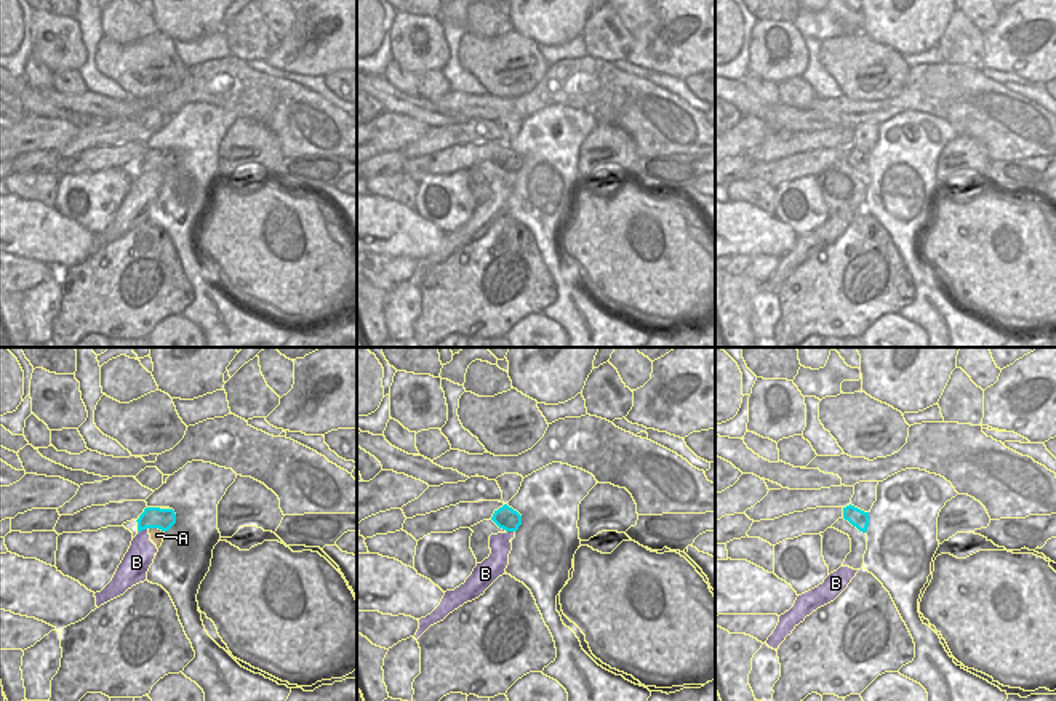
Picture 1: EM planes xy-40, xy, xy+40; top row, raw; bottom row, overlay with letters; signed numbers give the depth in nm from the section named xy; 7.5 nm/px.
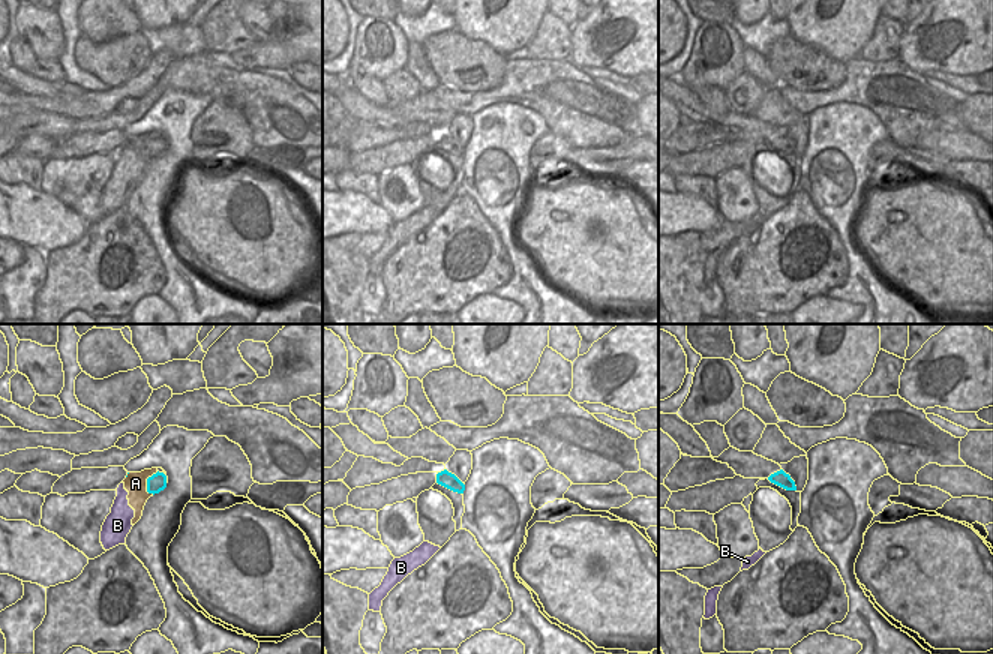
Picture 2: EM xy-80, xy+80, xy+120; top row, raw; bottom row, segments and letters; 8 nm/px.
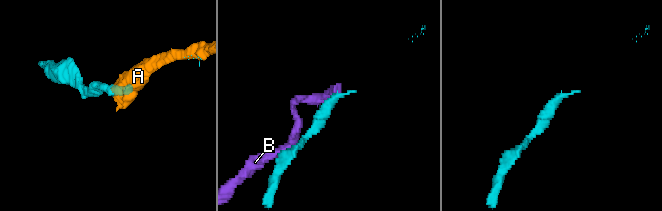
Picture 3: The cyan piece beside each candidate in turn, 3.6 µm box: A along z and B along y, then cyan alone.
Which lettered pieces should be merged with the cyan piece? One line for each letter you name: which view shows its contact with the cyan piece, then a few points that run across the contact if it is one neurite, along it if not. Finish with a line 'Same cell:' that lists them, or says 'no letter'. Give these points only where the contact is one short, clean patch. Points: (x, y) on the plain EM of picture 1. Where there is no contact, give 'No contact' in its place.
Same cell: no letter.

